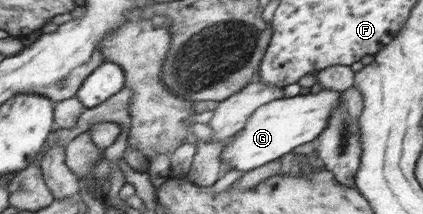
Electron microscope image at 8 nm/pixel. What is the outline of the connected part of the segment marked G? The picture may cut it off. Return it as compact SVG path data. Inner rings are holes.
M323 89L317 93L281 97L265 103L250 116L241 131L220 151L219 160L242 174L253 171L257 166L264 167L275 158L287 154L295 146L311 142L323 133L328 126L333 110L341 104L341 94L333 90Z

